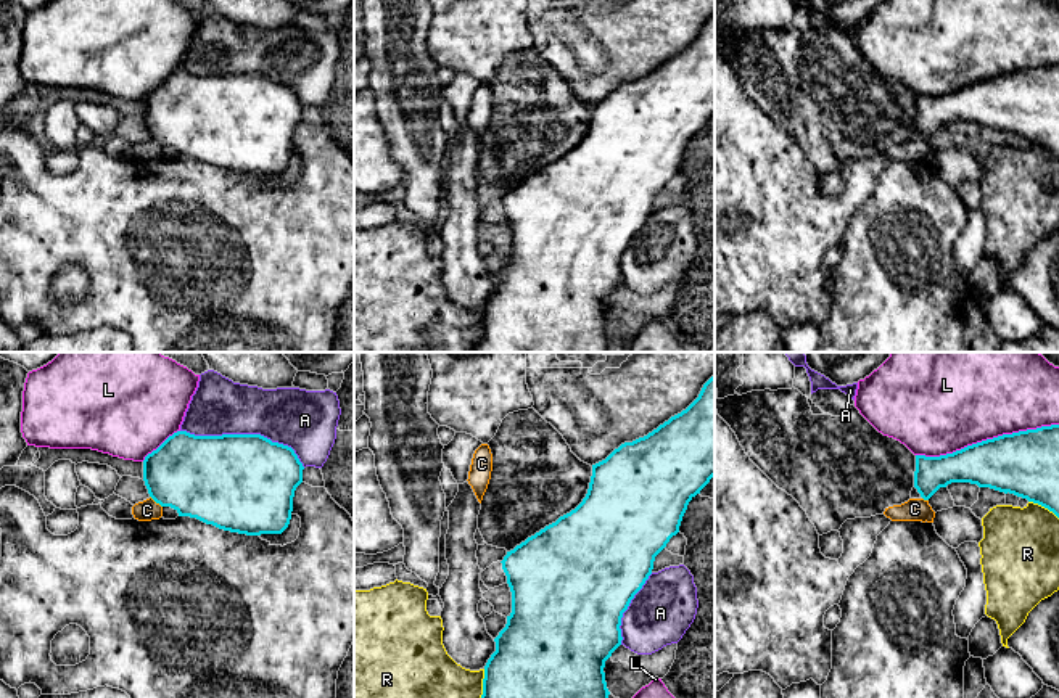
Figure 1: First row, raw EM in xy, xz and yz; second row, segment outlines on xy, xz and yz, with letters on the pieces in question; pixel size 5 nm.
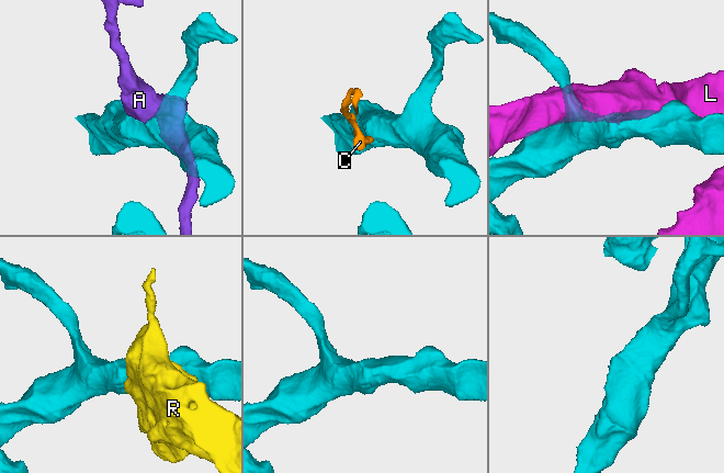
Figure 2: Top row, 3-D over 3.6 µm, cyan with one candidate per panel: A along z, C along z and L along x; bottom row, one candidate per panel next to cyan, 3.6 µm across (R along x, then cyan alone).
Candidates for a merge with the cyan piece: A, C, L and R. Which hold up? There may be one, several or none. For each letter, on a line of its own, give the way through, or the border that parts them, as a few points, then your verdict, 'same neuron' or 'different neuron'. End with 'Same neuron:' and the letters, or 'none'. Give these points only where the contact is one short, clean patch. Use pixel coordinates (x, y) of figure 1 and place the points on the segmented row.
A: different neuron
C: border along xy (150, 496), (161, 507); different neuron
L: different neuron
R: different neuron
Same neuron: none

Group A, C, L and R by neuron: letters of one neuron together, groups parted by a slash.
A / C / L / R

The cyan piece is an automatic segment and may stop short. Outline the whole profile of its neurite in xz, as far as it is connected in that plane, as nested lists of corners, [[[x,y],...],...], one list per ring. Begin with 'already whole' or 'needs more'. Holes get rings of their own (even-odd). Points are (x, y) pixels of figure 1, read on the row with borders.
already whole; [[[715,375],[703,384],[698,397],[681,413],[671,417],[657,429],[633,442],[624,442],[615,449],[605,460],[592,465],[589,489],[583,502],[570,513],[560,516],[555,523],[546,526],[525,542],[507,552],[502,569],[512,592],[512,613],[507,616],[505,627],[494,638],[496,651],[484,666],[481,698],[608,698],[610,692],[605,682],[605,661],[621,645],[621,618],[634,595],[642,589],[653,569],[655,556],[666,547],[670,539],[679,532],[682,516],[689,502],[715,476]]]

